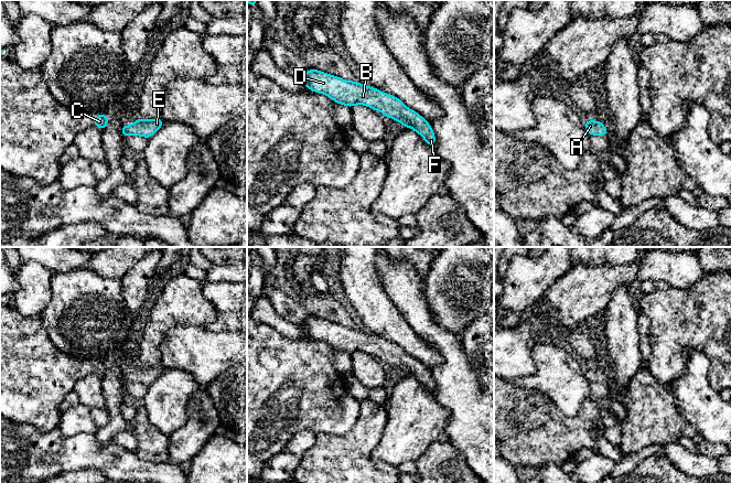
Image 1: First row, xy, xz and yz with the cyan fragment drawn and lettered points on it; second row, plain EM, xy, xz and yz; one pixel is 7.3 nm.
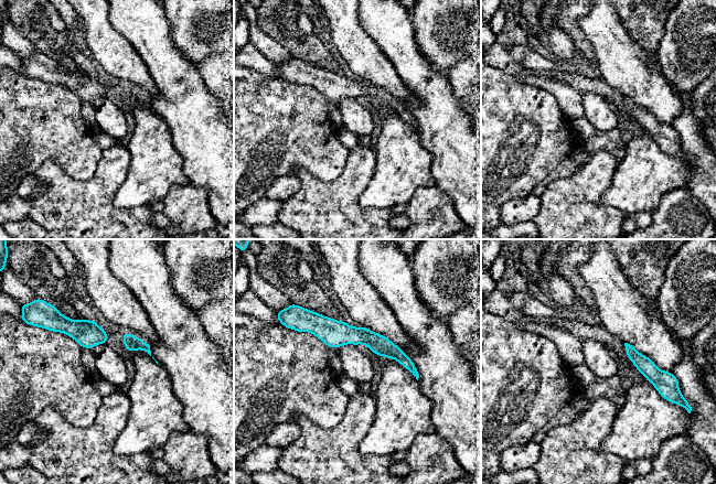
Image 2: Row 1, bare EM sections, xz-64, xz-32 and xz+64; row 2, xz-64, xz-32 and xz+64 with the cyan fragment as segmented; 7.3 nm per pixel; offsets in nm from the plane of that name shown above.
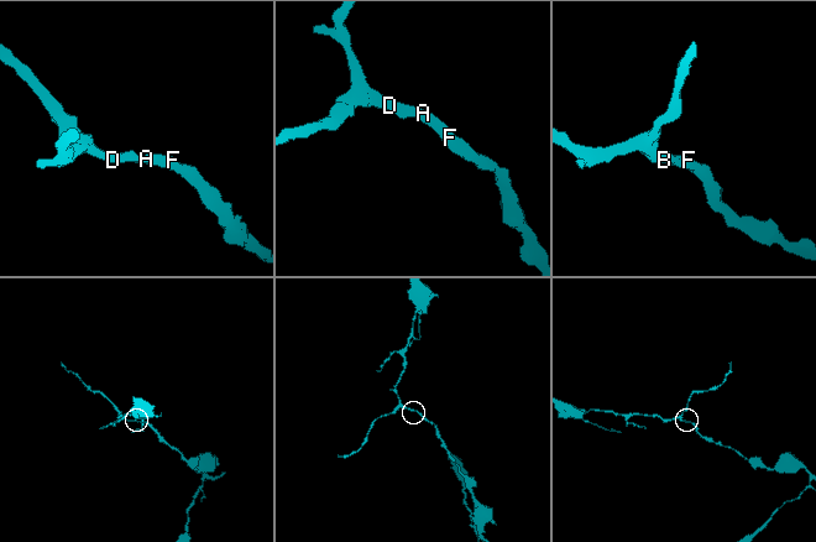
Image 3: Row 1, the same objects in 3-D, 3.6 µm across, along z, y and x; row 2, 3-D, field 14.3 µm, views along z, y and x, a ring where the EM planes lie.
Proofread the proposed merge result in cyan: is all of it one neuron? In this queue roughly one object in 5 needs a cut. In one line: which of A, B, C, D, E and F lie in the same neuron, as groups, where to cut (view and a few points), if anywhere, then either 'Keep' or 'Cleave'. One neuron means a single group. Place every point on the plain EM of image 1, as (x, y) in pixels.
Groups: A B C D E F. No split. Keep

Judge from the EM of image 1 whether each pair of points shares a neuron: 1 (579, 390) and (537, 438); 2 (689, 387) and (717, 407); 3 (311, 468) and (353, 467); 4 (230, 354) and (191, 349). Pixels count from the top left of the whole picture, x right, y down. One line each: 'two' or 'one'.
1: two
2: one
3: one
4: one

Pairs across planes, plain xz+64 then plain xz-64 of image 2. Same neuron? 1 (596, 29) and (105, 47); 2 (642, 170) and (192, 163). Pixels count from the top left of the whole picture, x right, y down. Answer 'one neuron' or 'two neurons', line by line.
1: one neuron
2: two neurons

